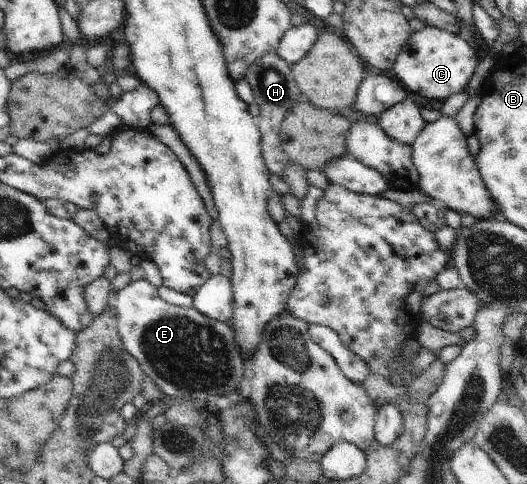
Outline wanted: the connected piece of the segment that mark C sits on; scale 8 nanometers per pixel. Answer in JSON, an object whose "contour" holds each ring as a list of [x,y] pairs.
{"contour":[[[425,27],[412,33],[391,70],[394,70],[394,78],[406,90],[444,102],[466,90],[480,61],[477,50],[460,35],[436,27]]]}

